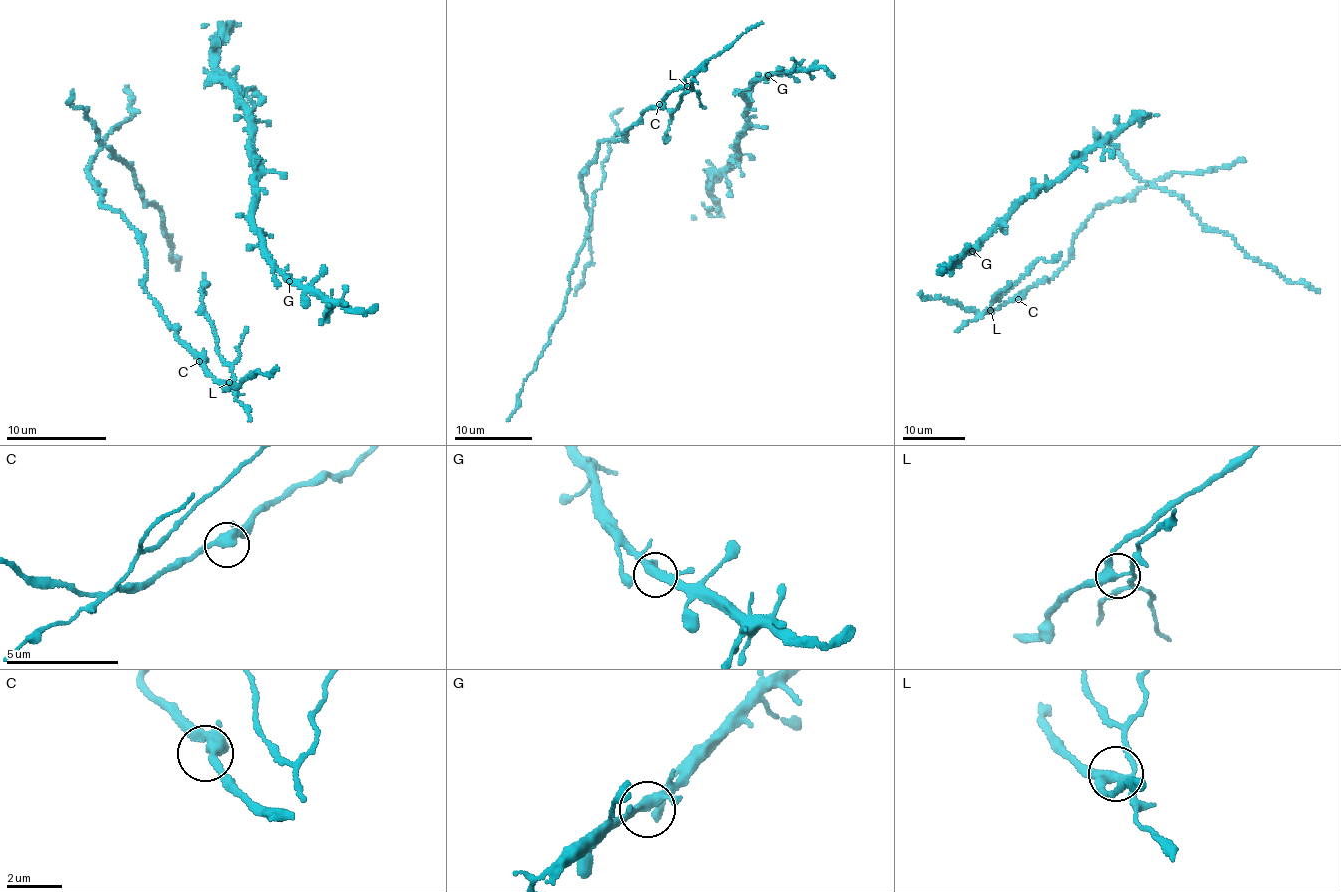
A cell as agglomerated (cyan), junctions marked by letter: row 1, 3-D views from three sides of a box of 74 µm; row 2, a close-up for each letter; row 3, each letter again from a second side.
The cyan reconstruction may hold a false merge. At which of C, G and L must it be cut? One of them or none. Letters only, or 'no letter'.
L

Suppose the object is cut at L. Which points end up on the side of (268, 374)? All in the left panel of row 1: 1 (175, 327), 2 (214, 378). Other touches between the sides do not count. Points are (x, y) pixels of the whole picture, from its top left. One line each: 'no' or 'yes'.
1: yes
2: yes

